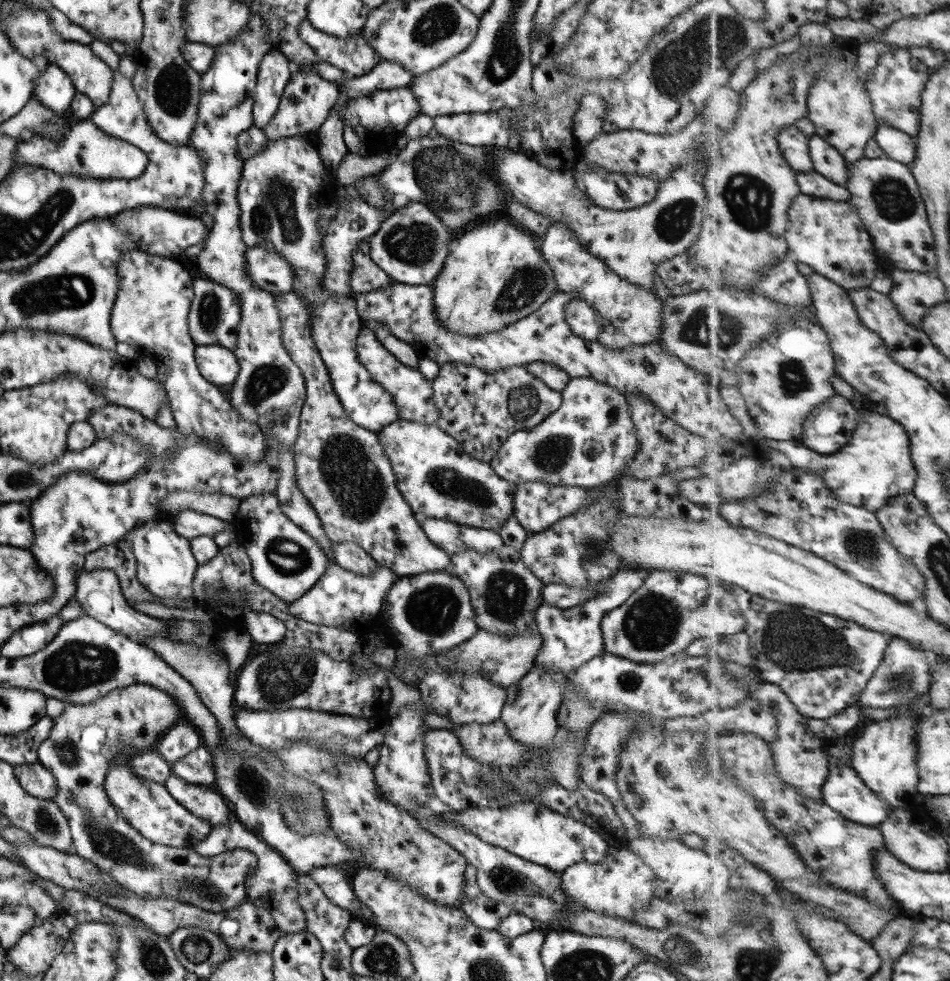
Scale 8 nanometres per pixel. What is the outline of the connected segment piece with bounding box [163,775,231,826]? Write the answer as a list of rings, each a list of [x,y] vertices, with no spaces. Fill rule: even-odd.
[[[169,775],[164,782],[167,792],[191,814],[207,821],[211,826],[227,824],[231,807],[221,794],[206,786],[189,784],[178,776]]]

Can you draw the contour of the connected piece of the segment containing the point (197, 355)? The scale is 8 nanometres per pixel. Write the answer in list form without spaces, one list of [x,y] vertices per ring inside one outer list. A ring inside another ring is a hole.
[[[195,345],[194,361],[200,375],[217,387],[231,384],[239,370],[235,355],[222,346]]]

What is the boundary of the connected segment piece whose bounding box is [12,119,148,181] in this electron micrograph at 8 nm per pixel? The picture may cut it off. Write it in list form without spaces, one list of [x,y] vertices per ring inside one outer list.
[[[88,119],[67,127],[63,138],[58,141],[28,135],[19,142],[12,156],[12,167],[15,164],[30,164],[34,168],[39,166],[52,170],[59,176],[74,174],[89,178],[125,178],[126,181],[143,173],[147,163],[146,154],[142,150],[105,134]]]

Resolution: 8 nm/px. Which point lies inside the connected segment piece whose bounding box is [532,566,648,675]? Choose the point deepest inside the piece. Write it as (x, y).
(570, 636)

